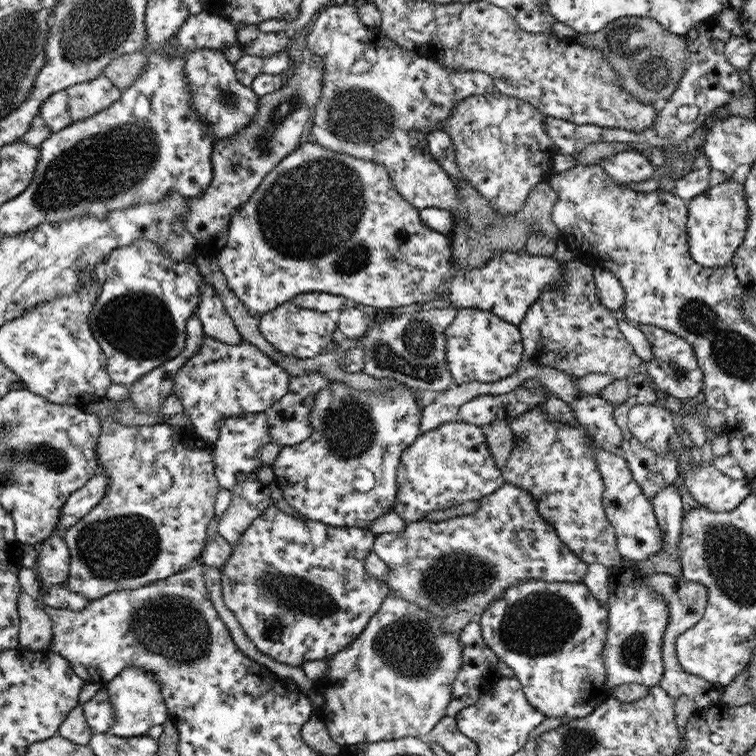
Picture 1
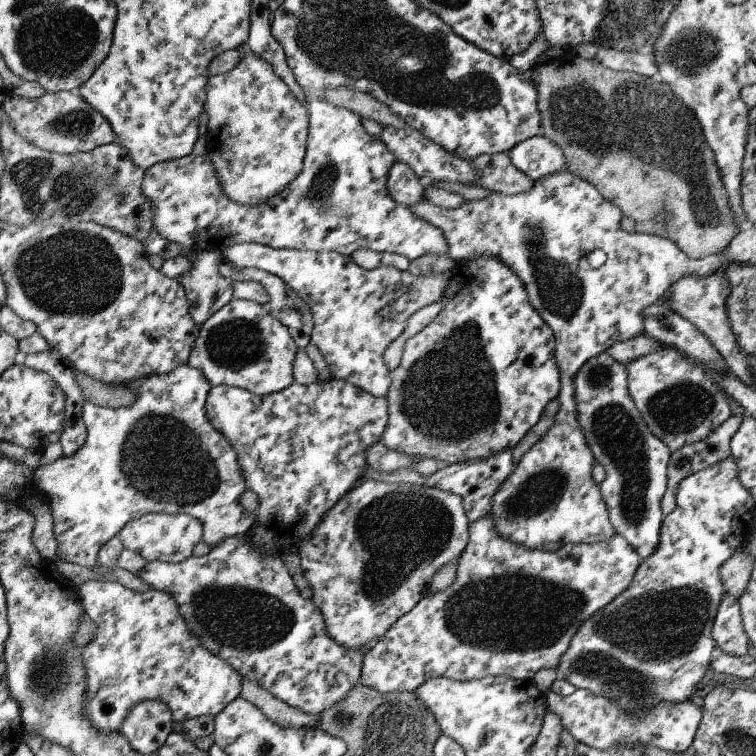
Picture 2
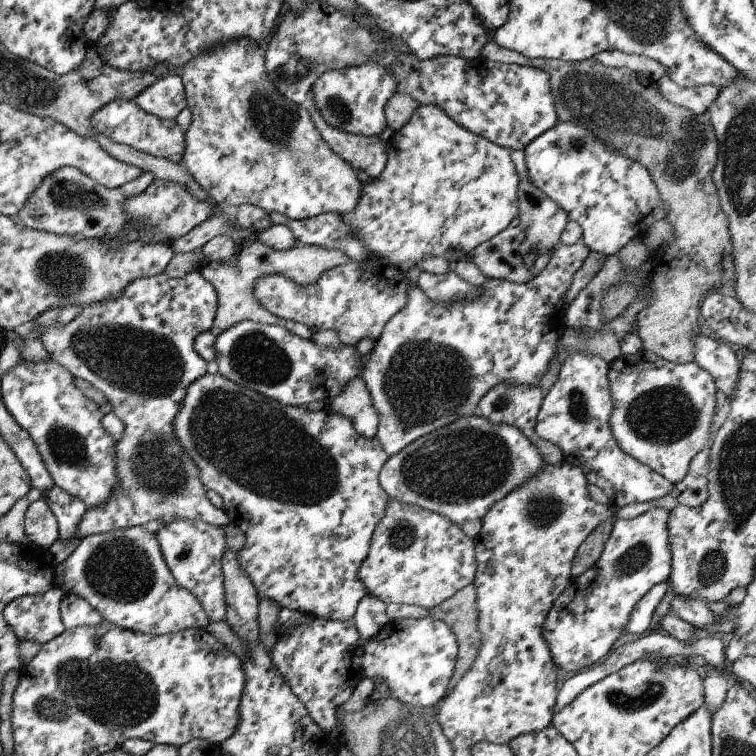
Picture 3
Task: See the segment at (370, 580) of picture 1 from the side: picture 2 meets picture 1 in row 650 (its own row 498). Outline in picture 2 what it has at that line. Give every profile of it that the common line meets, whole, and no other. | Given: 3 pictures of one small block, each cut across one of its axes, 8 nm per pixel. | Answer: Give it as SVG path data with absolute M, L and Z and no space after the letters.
M335 377L326 381L316 380L307 386L291 383L283 390L266 395L254 395L251 394L251 391L229 385L210 385L209 395L206 397L205 409L206 417L209 419L211 426L214 426L214 429L219 431L237 452L238 465L241 467L242 474L245 476L247 488L255 492L259 500L259 506L253 512L258 521L254 524L254 528L249 530L249 538L252 545L255 545L260 550L260 553L278 552L278 555L285 551L297 551L298 544L310 535L310 530L314 529L315 525L318 525L322 514L329 507L332 507L351 487L358 484L362 478L362 472L367 468L364 452L370 444L378 442L378 438L381 436L387 422L385 397L371 396L368 392L357 389L356 386L349 384L349 382Z

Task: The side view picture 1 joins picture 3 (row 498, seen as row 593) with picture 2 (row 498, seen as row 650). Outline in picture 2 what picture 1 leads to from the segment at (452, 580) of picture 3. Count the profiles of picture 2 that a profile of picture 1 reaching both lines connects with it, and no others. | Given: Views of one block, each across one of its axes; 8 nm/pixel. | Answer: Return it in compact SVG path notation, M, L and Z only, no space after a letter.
M371 479L360 480L358 484L351 487L332 507L329 507L322 514L318 525L315 525L314 529L310 530L310 535L298 544L298 550L296 551L300 558L303 576L311 587L312 595L310 601L320 610L327 636L344 649L361 649L368 643L373 644L376 640L383 638L386 630L400 616L407 614L419 602L421 597L428 594L433 573L446 562L453 559L457 560L461 556L468 541L468 523L461 499L456 494L448 493L435 487L411 483L388 483Z

